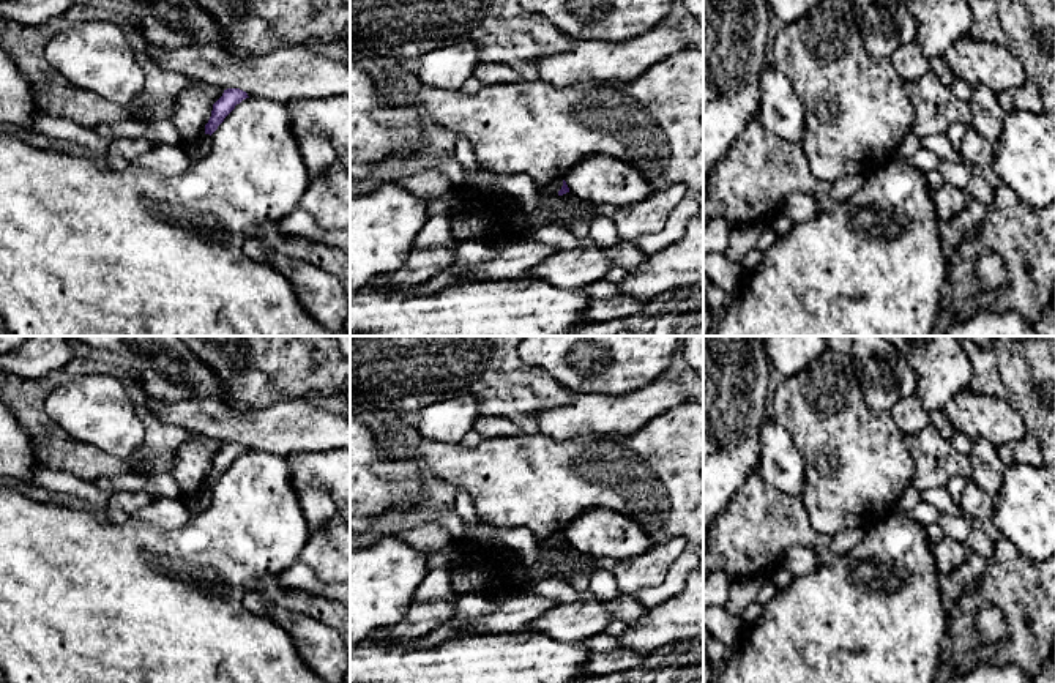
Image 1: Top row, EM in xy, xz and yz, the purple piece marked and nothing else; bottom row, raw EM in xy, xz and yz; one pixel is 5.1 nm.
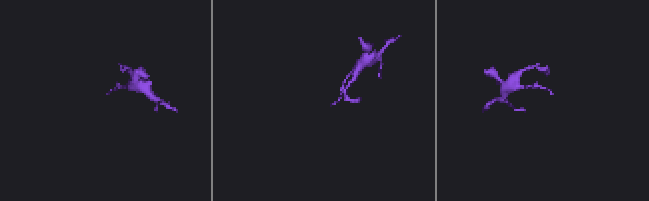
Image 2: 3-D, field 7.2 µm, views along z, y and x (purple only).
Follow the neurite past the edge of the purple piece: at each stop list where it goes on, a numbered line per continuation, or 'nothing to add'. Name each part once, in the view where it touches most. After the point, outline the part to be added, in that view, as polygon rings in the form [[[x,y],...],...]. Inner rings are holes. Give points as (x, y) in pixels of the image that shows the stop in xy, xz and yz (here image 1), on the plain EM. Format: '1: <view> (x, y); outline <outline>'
nothing to add

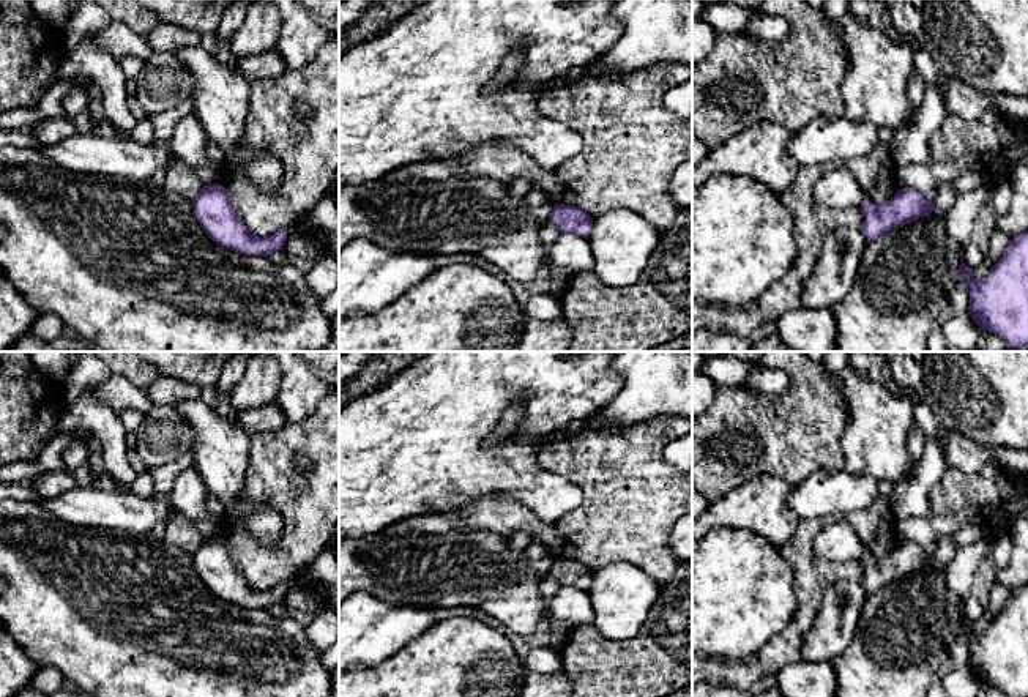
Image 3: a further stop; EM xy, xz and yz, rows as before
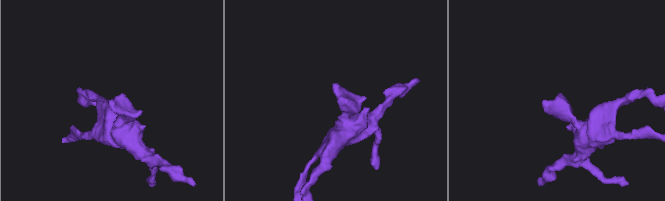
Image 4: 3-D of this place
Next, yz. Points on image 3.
1: yz (838, 543); outline [[[840,520],[821,527],[814,539],[814,554],[825,561],[845,563],[862,558],[864,547],[855,528]]]

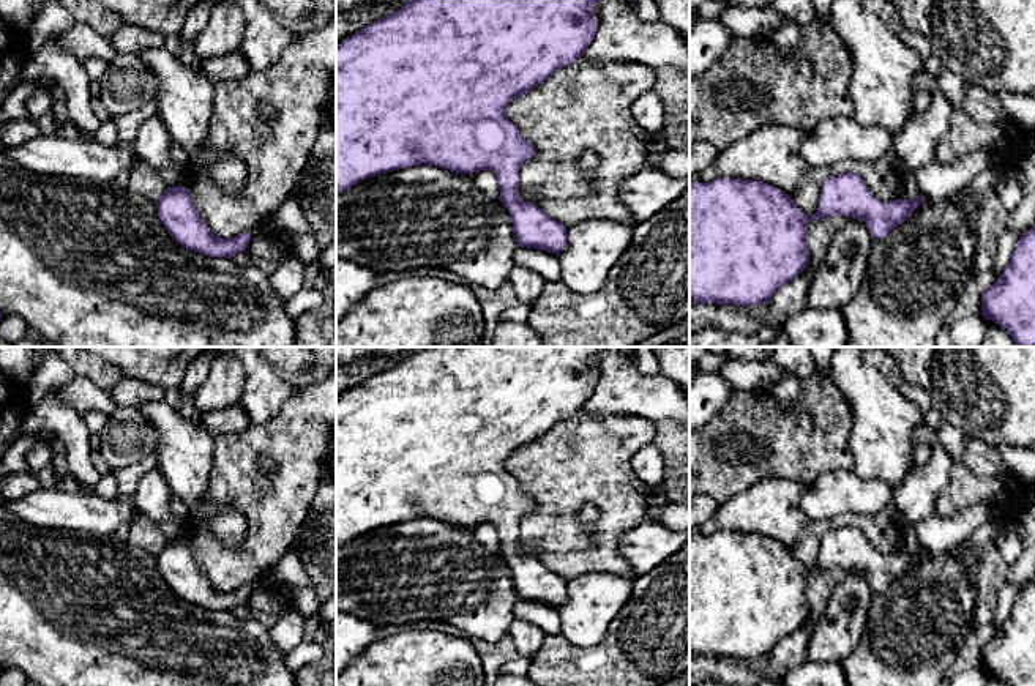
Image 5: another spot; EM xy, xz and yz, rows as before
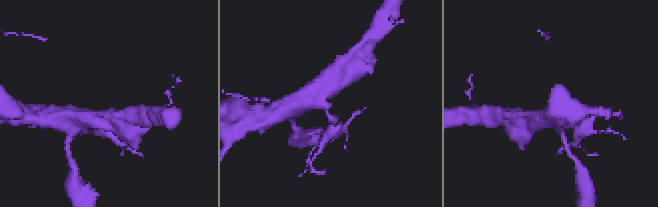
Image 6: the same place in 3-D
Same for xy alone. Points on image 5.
nothing to add

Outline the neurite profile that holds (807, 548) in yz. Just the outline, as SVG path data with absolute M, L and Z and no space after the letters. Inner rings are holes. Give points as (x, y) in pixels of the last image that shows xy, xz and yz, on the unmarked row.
M808 520L800 538L790 547L795 560L808 569L814 569L817 566L822 538L830 528L828 520Z

